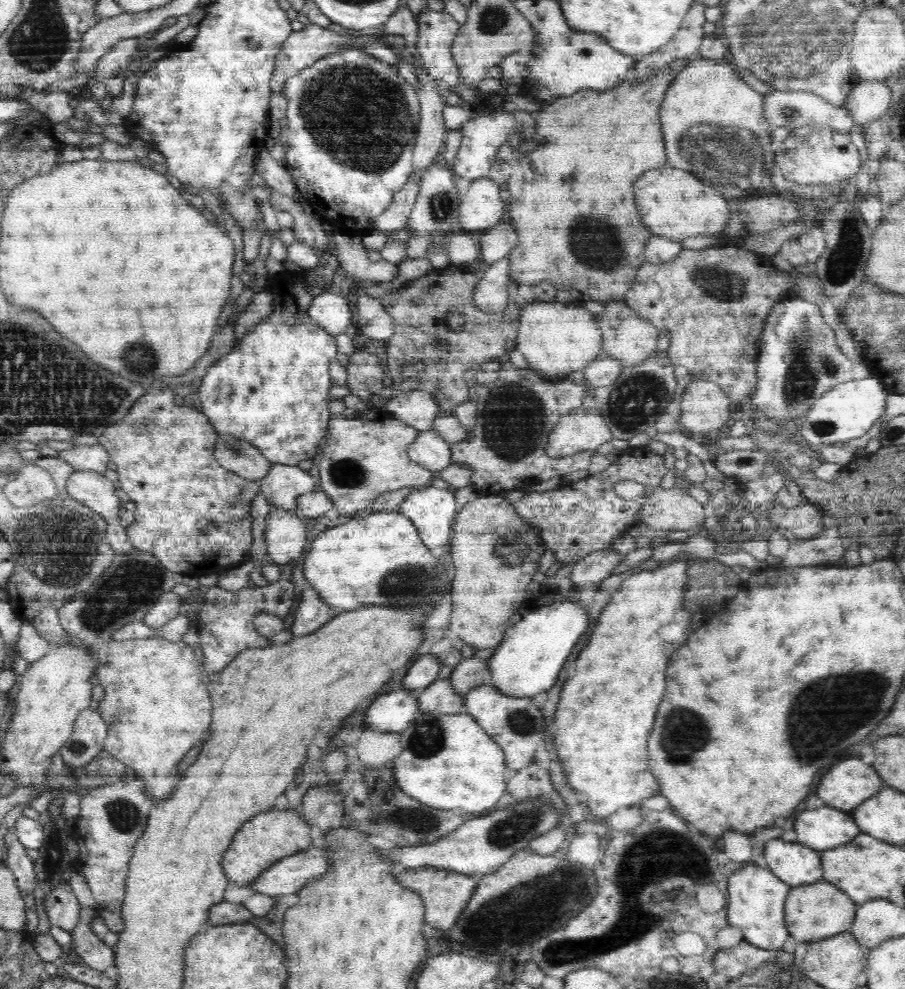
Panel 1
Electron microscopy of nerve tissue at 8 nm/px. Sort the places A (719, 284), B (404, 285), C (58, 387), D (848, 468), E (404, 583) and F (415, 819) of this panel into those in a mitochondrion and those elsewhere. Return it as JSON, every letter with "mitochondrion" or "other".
{"A":"mitochondrion","B":"other","C":"mitochondrion","D":"other","E":"mitochondrion","F":"mitochondrion"}

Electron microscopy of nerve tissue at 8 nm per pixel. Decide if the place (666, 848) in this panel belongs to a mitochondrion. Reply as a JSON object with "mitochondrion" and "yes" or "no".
{"mitochondrion":"yes"}

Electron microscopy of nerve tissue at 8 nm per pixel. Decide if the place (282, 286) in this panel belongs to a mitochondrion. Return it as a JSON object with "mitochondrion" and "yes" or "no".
{"mitochondrion":"no"}

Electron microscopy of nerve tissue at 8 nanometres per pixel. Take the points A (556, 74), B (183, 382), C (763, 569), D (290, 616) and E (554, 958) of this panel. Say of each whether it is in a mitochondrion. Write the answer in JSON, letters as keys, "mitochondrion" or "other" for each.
{"A":"other","B":"other","C":"other","D":"other","E":"mitochondrion"}

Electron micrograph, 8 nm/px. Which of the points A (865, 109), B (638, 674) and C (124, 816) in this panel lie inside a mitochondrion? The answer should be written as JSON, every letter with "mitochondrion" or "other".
{"A":"other","B":"other","C":"mitochondrion"}

